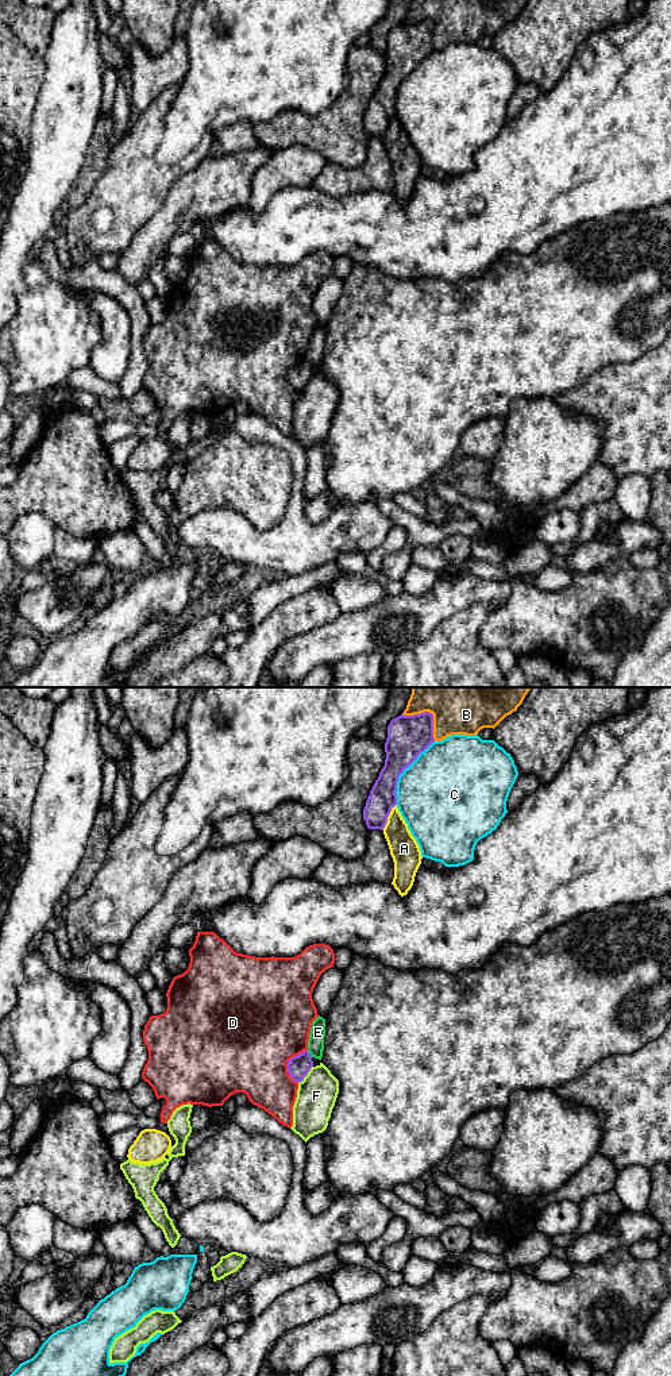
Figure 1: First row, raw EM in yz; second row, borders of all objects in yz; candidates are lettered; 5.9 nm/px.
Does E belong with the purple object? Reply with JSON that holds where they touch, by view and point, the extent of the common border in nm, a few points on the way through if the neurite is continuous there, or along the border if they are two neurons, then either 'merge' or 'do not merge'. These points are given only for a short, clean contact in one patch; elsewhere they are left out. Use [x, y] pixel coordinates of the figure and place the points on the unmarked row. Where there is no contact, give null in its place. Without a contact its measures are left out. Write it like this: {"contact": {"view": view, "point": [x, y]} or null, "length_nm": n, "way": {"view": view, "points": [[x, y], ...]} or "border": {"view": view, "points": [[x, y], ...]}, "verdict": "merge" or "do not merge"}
{"contact": {"view": "yz", "point": [309, 362]}, "length_nm": 50, "border": {"view": "yz", "points": [[307, 359], [312, 365]]}, "verdict": "do not merge"}

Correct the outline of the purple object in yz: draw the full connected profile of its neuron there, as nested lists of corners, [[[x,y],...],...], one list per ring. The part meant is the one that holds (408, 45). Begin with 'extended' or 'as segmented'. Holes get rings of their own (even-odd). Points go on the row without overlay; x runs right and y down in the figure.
as segmented; [[[429,20],[401,23],[390,30],[385,51],[385,74],[363,117],[363,128],[369,138],[383,139],[392,117],[397,113],[398,85],[433,50],[433,23]]]

